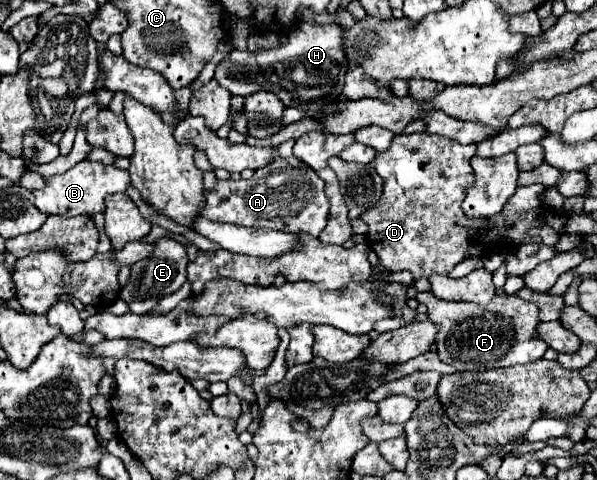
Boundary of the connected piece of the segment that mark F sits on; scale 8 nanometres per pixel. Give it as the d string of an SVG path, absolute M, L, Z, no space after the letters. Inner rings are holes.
M419 292L415 300L427 306L427 318L439 326L435 336L439 360L455 366L459 372L529 364L543 358L547 350L547 344L535 332L537 306L519 296L497 294L487 306L475 306L471 302L443 302L431 292Z

